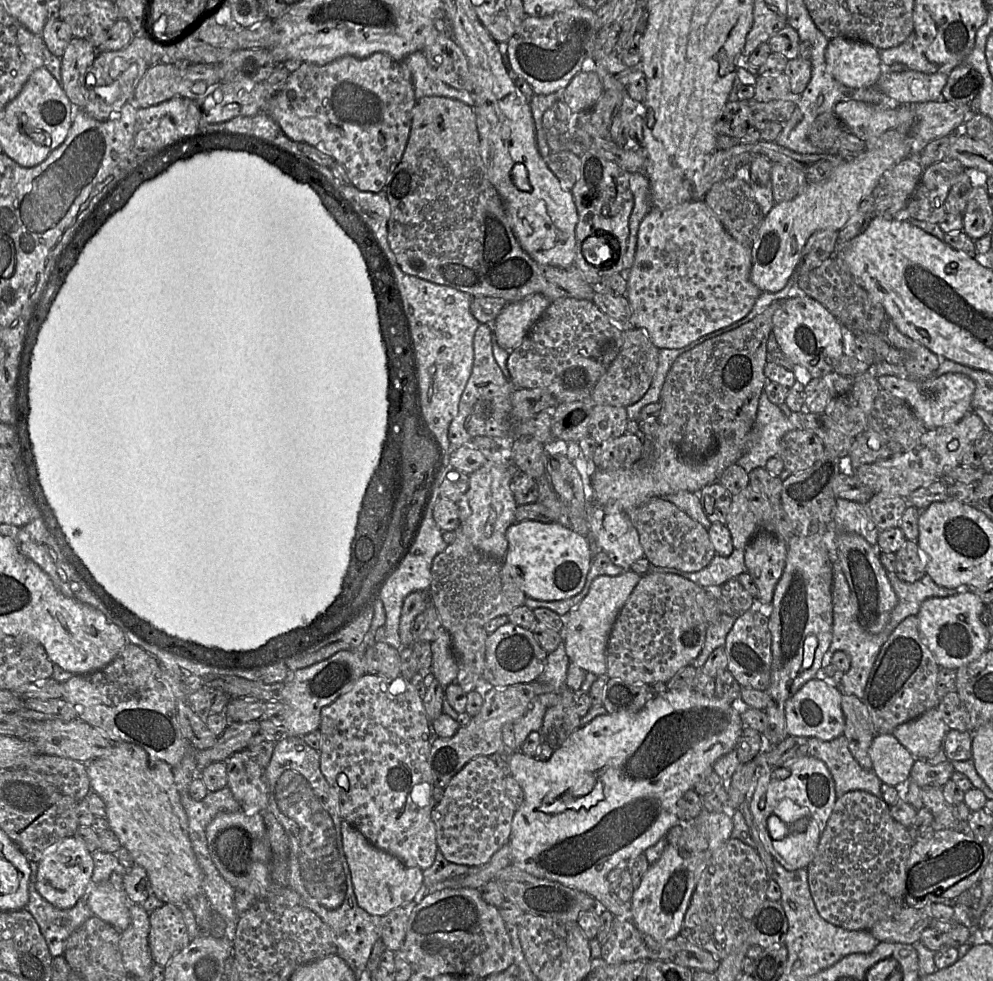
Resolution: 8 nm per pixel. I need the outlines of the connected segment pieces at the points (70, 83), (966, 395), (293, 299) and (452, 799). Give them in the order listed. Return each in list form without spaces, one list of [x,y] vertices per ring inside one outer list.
[[[73,37],[61,57],[62,87],[73,107],[86,105],[86,78],[96,55],[97,49],[87,40]]]
[[[947,373],[925,380],[907,377],[880,376],[877,378],[882,390],[904,401],[922,422],[926,430],[932,430],[959,422],[969,411],[975,391],[975,383],[962,373]]]
[[[215,151],[176,162],[160,177],[142,184],[127,205],[117,212],[85,246],[69,272],[38,334],[29,373],[28,429],[39,482],[70,547],[95,580],[114,599],[171,636],[225,651],[257,649],[270,638],[308,625],[333,602],[340,591],[350,559],[350,545],[366,486],[380,459],[387,424],[387,373],[376,303],[366,266],[357,245],[337,225],[316,193],[298,184],[260,157],[246,152]]]
[[[481,755],[470,760],[444,787],[443,797],[432,810],[431,818],[435,824],[438,849],[446,860],[477,867],[488,862],[495,852],[509,843],[512,820],[518,807],[506,793],[504,777],[493,758]]]

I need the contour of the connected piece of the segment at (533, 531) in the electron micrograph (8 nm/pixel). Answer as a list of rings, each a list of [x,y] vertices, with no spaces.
[[[525,520],[510,525],[506,537],[508,551],[503,562],[527,597],[541,601],[557,601],[581,592],[592,564],[588,536],[580,535],[559,522]]]

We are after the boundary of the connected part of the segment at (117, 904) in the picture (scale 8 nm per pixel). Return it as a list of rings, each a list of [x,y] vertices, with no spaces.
[[[110,882],[95,885],[96,888],[92,889],[88,885],[88,905],[92,914],[111,925],[118,932],[123,932],[130,925],[130,911],[125,892],[113,888]]]

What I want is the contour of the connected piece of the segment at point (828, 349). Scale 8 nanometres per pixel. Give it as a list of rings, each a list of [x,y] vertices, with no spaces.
[[[795,293],[780,302],[773,314],[772,334],[780,350],[795,364],[808,370],[812,378],[829,375],[844,355],[843,327],[818,301],[802,293]]]

